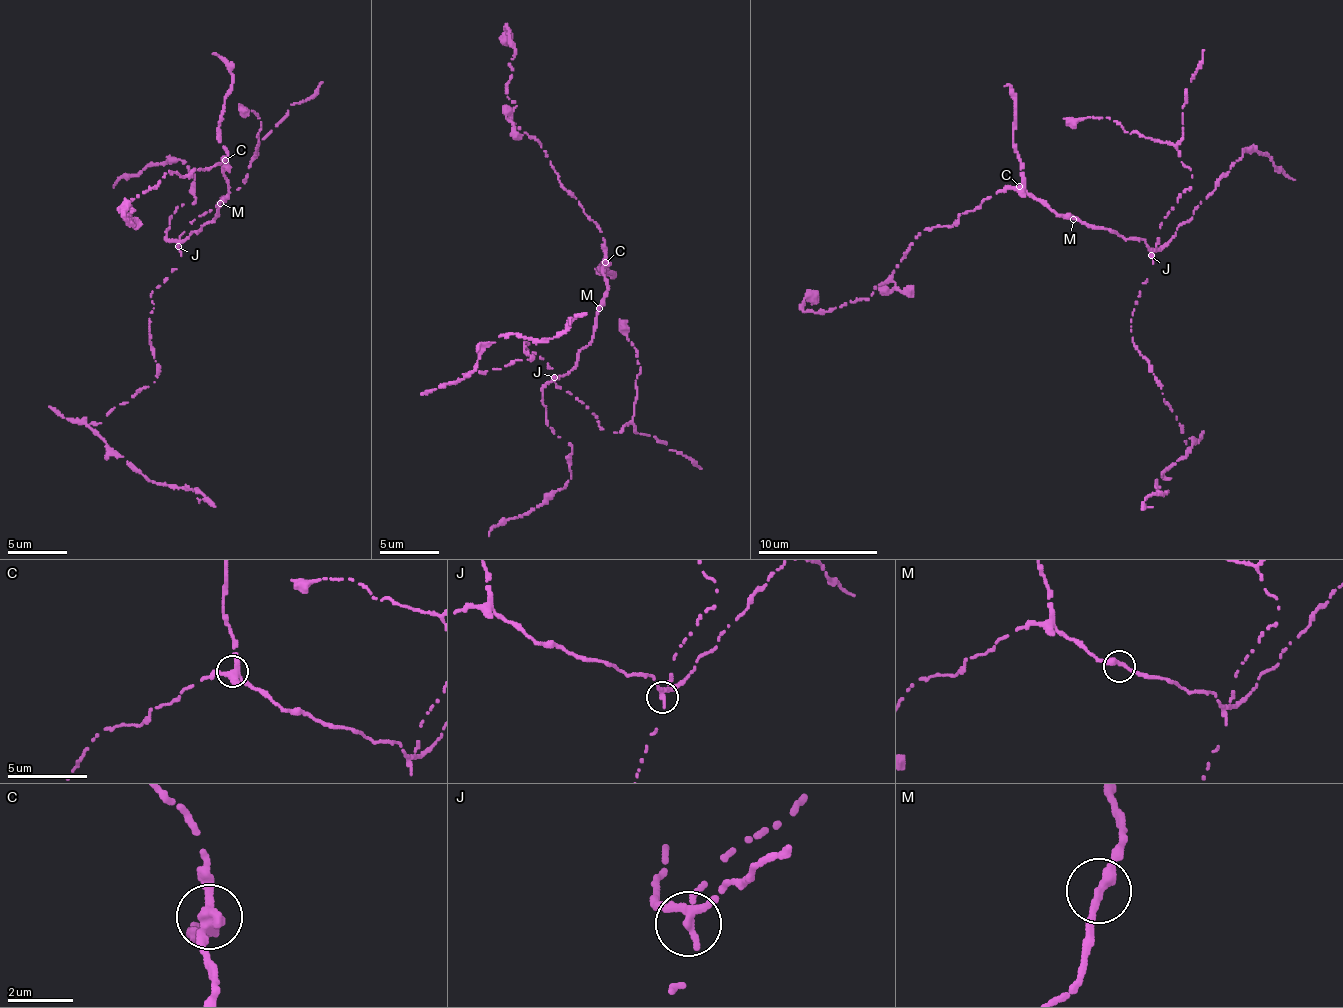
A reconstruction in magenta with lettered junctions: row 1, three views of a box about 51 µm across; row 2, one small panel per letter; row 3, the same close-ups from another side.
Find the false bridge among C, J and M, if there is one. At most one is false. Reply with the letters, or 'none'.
J

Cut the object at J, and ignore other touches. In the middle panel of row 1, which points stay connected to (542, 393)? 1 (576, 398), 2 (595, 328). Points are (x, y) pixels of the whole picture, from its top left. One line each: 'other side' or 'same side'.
1: other side
2: same side

